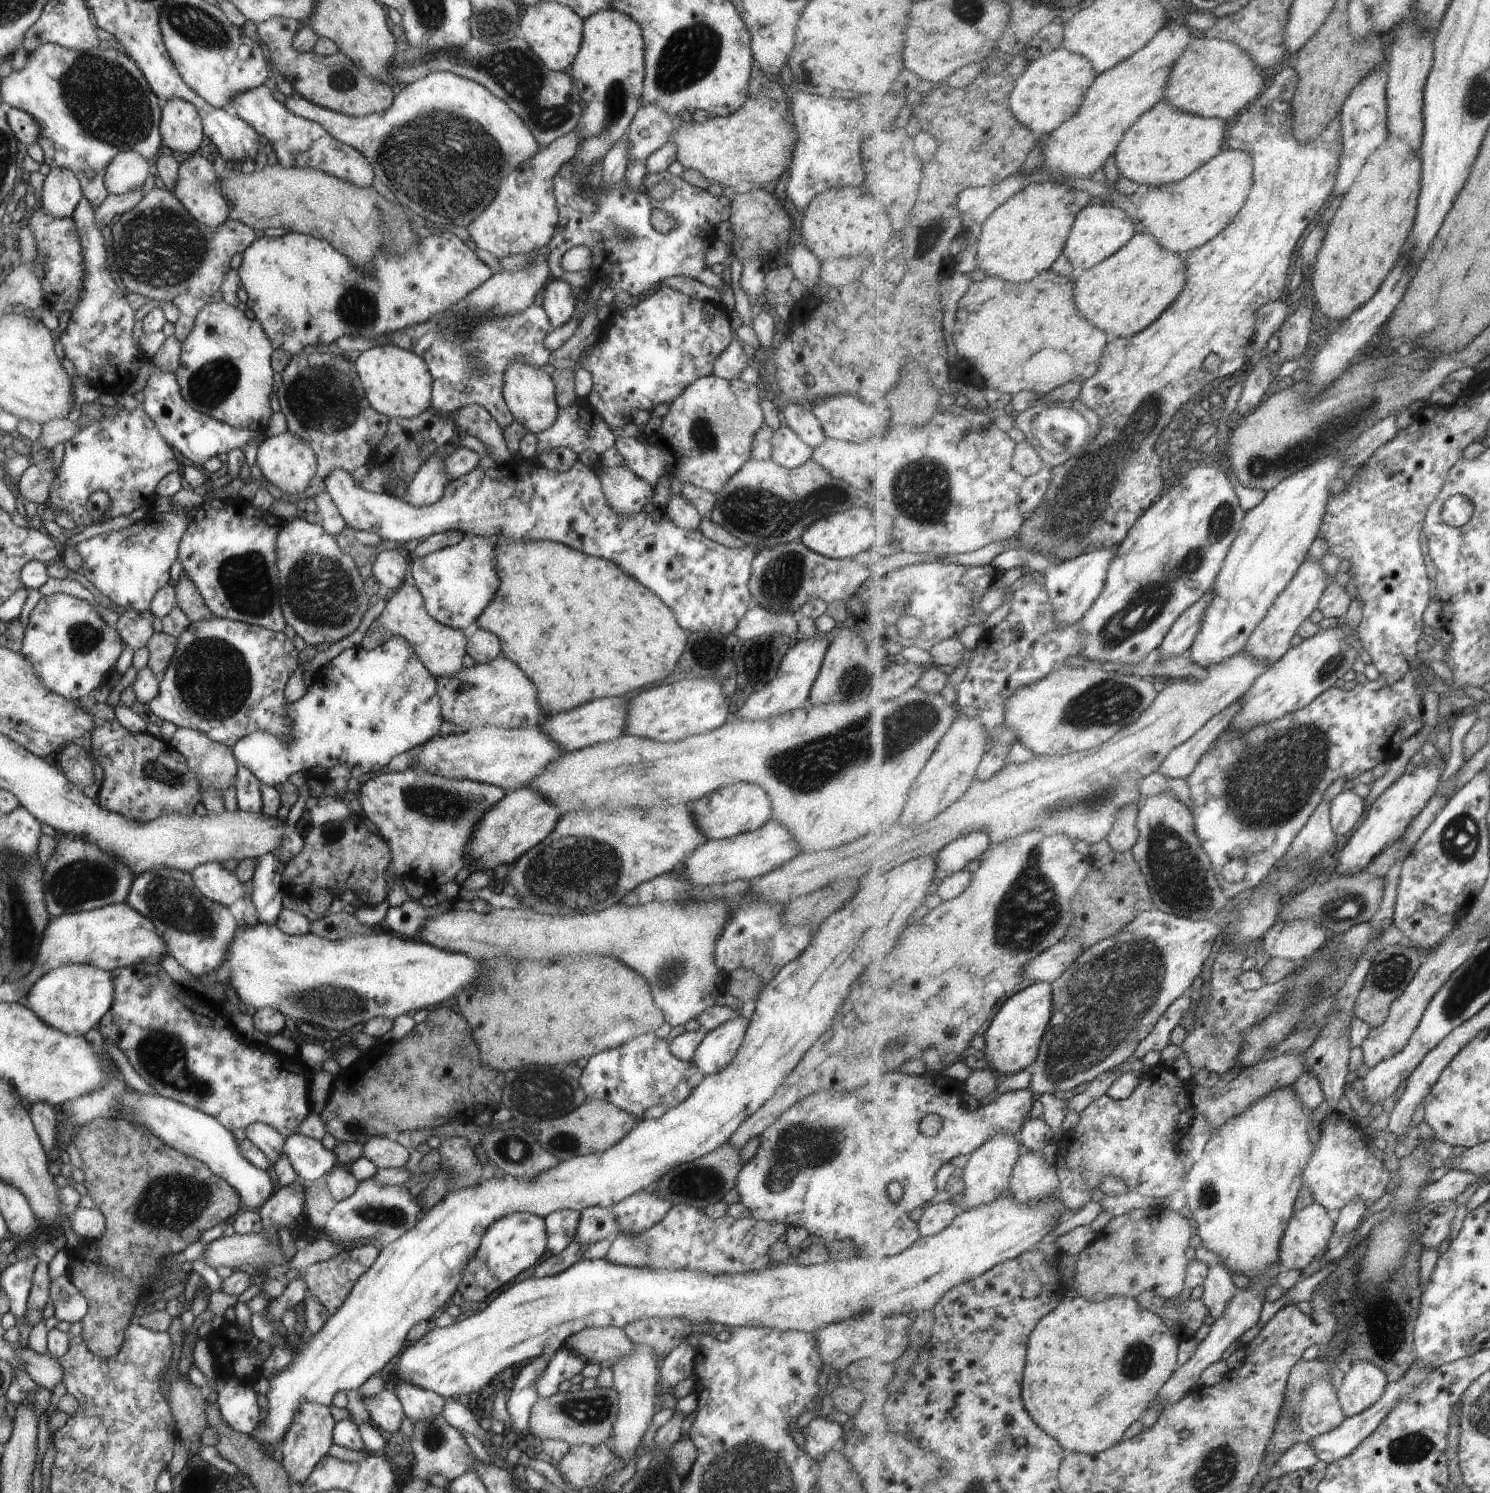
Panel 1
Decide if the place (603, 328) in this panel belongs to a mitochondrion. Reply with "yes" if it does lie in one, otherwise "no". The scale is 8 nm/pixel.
no

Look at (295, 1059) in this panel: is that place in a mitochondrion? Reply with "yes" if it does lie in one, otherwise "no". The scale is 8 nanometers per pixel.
no

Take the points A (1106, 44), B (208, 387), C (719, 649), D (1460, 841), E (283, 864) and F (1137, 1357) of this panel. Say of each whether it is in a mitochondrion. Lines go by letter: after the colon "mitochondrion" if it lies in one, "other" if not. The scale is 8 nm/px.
A: other
B: mitochondrion
C: other
D: mitochondrion
E: other
F: mitochondrion

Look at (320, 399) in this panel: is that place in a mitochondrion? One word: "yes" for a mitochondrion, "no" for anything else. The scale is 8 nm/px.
yes

